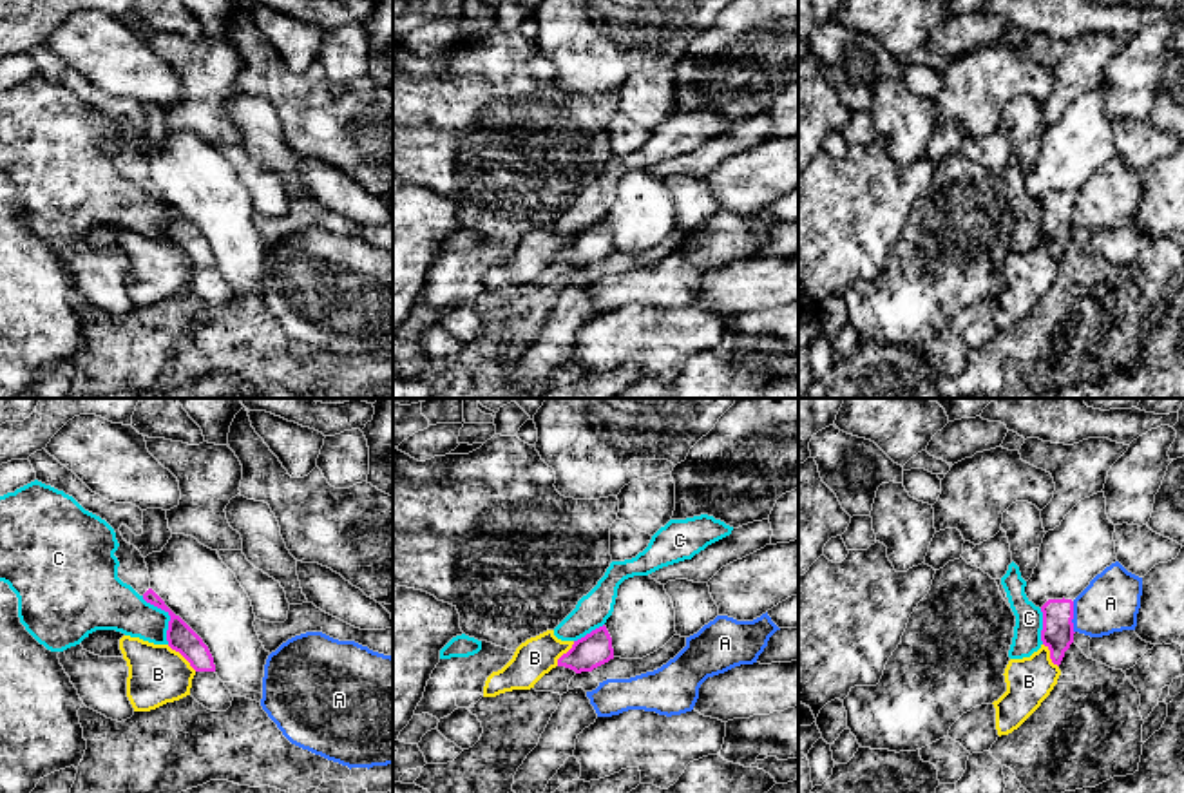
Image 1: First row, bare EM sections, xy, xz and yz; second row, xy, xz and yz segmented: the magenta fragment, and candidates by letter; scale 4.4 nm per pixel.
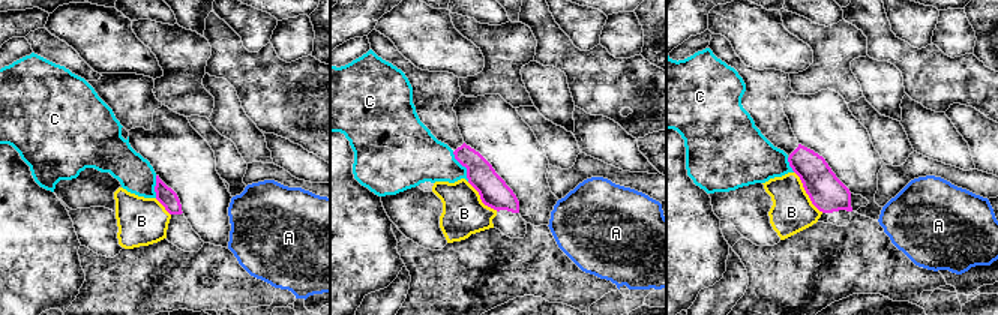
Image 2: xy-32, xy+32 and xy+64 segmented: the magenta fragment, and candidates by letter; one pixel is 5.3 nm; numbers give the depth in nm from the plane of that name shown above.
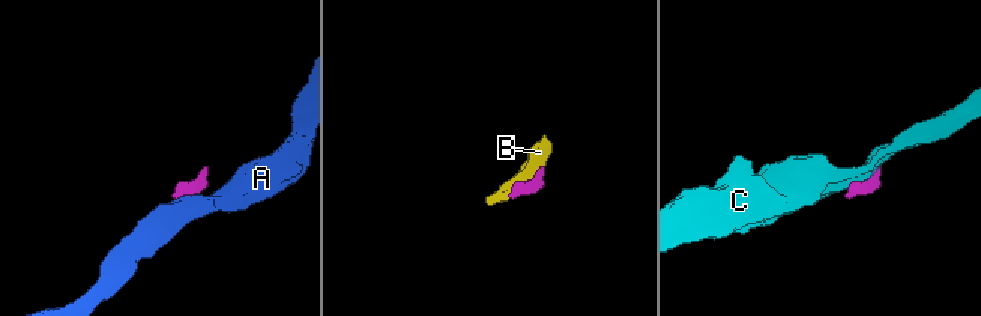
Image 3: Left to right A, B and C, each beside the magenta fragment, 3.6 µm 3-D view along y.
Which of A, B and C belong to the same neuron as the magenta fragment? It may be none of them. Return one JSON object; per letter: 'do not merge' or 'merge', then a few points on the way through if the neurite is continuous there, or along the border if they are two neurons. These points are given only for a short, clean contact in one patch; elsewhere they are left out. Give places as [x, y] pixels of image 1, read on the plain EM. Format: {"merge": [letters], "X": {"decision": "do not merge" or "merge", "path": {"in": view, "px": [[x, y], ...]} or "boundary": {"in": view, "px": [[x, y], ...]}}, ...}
{"merge": [], "A": {"decision": "do not merge", "boundary": {"in": "yz", "px": [[1072, 196], [1074, 227]]}}, "B": {"decision": "do not merge"}, "C": {"decision": "do not merge"}}

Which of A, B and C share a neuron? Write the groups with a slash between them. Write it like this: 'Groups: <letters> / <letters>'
Groups: A / B / C

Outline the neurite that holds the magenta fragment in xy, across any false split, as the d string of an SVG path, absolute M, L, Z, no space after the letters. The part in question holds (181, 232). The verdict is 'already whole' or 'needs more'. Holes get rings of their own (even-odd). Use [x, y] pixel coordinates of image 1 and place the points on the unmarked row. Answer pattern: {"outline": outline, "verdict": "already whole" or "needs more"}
{"outline": "M45 43L29 51L36 74L72 91L85 105L105 114L116 127L119 138L114 150L119 156L118 172L130 179L147 197L170 210L167 235L196 264L190 290L212 306L226 306L232 288L215 268L214 252L203 234L150 183L148 163L141 147L127 138L119 127L127 119L136 130L143 129L143 105L132 98L116 98L92 87L72 65L62 60Z", "verdict": "needs more"}

